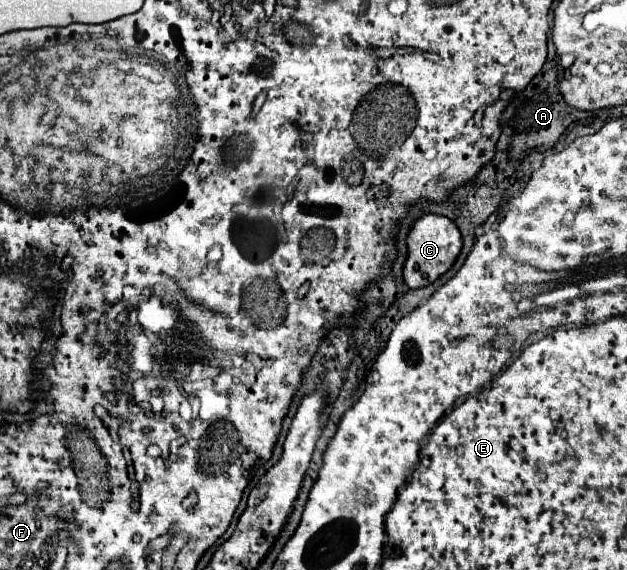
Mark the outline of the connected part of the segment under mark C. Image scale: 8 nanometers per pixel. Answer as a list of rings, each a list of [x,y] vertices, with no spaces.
[[[422,214],[408,236],[408,258],[404,264],[404,282],[416,290],[422,286],[432,284],[438,280],[444,272],[450,270],[450,266],[456,262],[458,254],[462,250],[462,236],[460,230],[452,220],[446,216],[436,216],[436,214]]]

